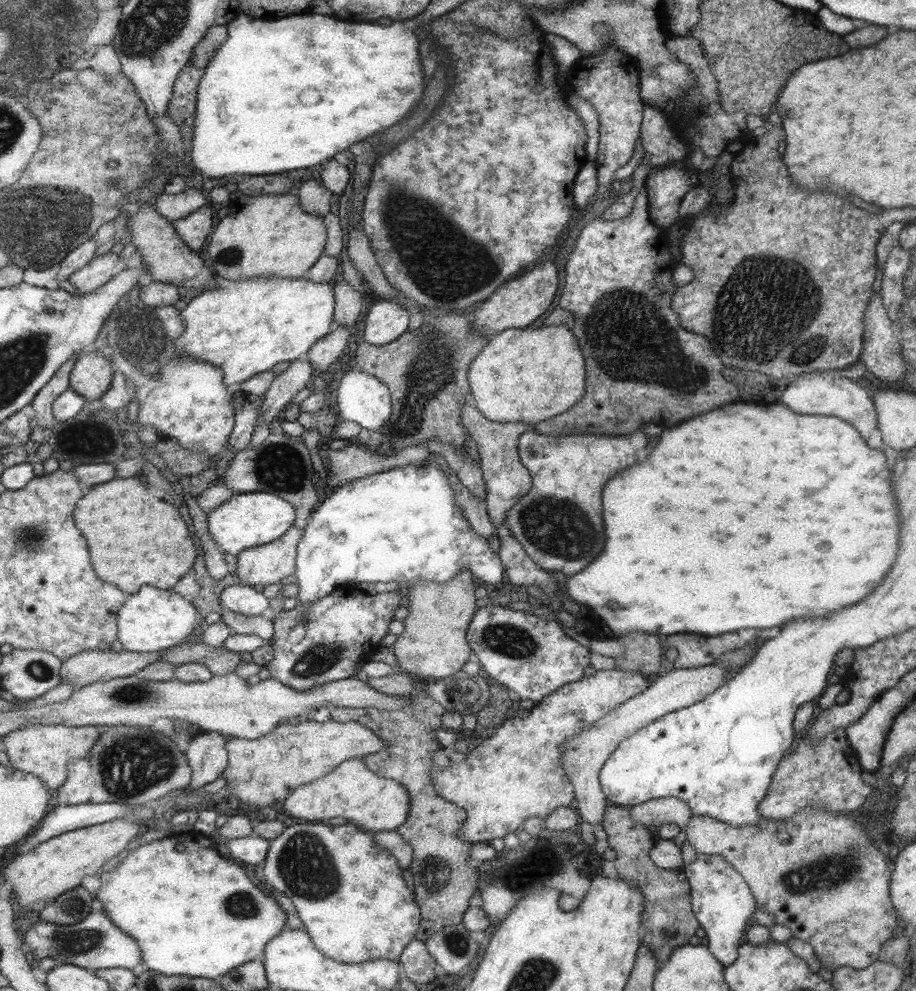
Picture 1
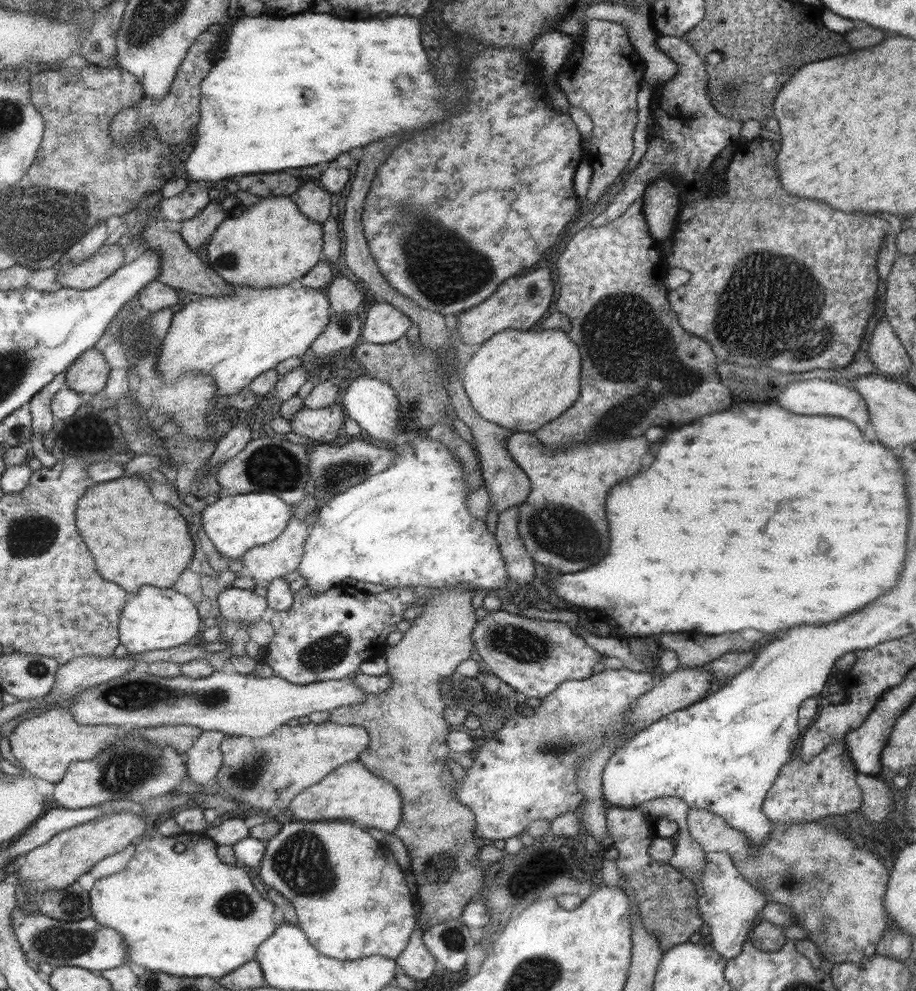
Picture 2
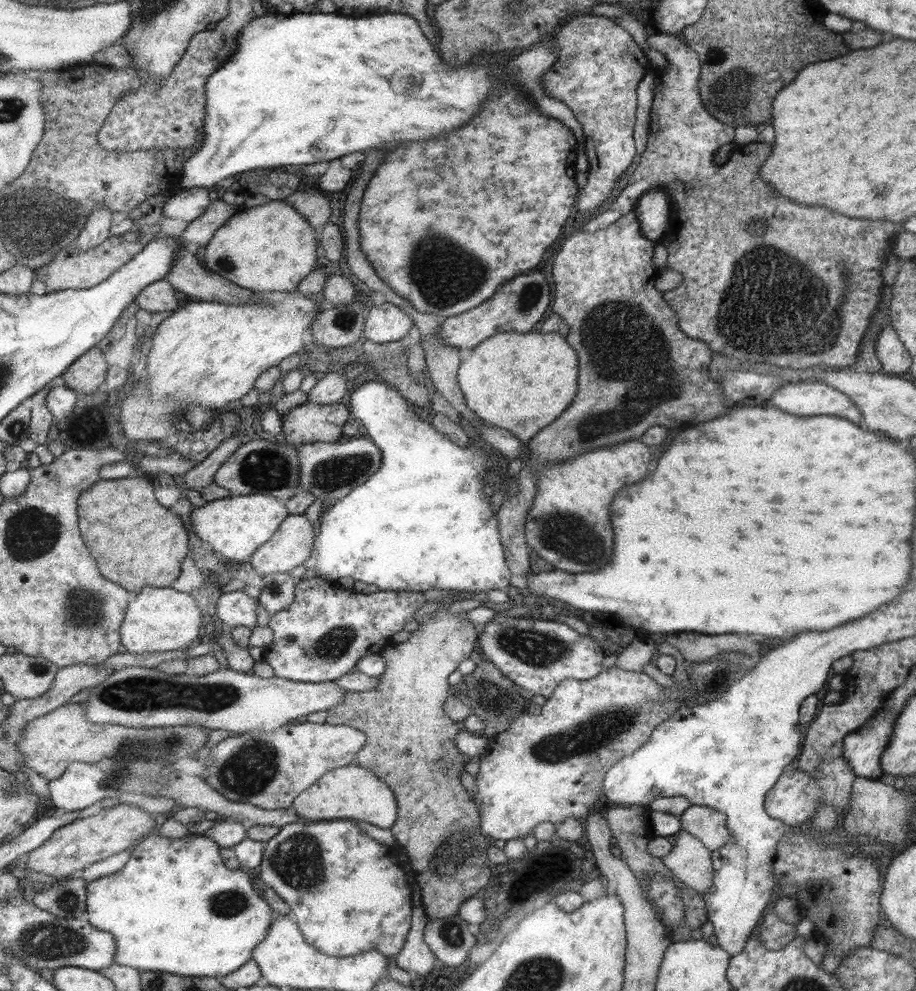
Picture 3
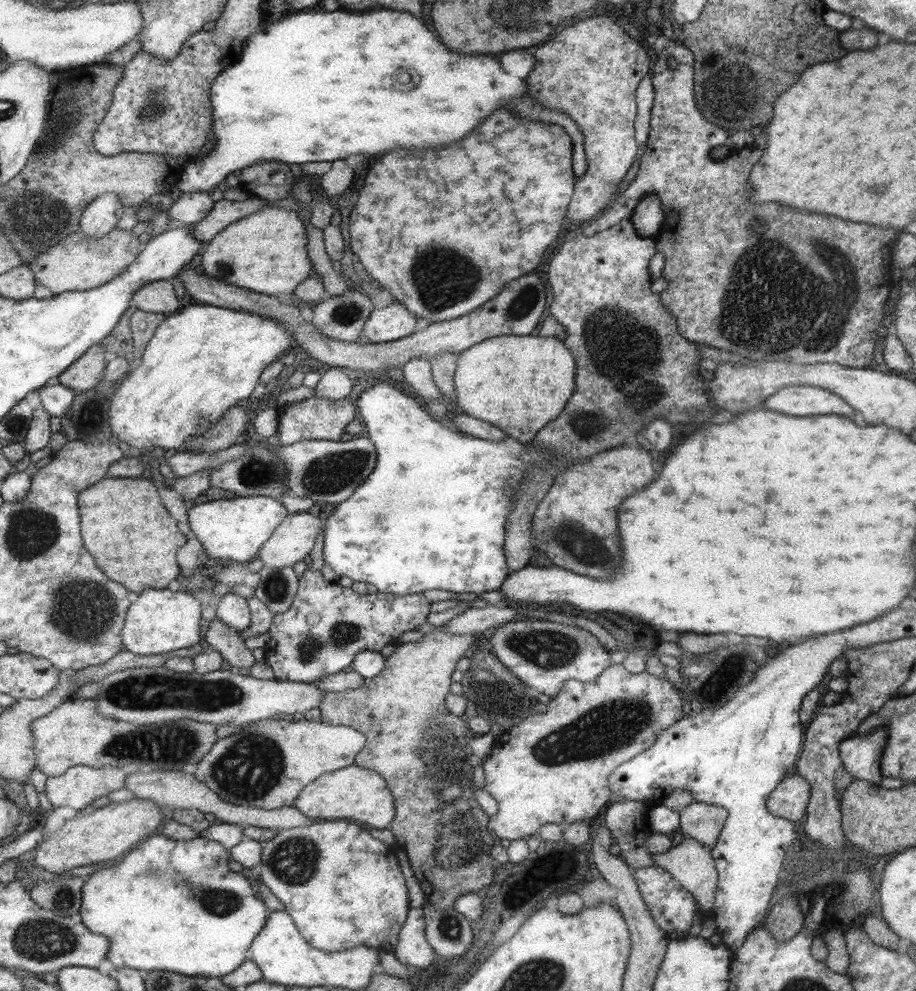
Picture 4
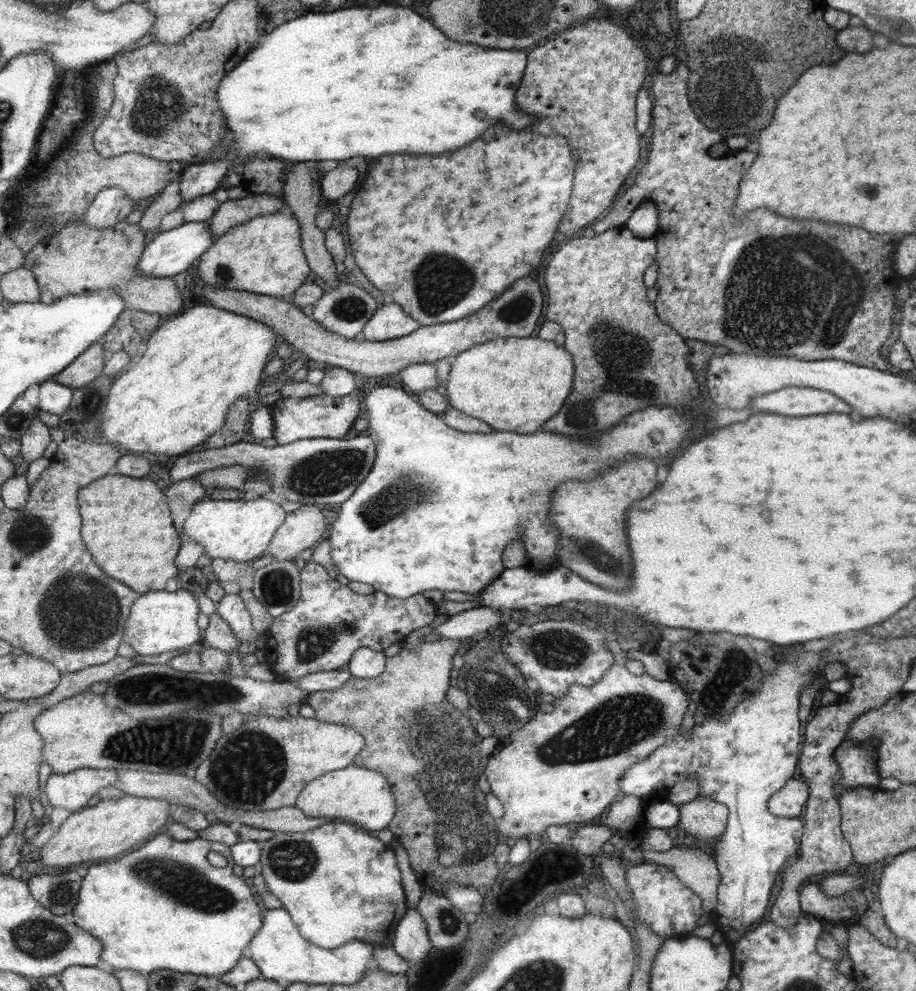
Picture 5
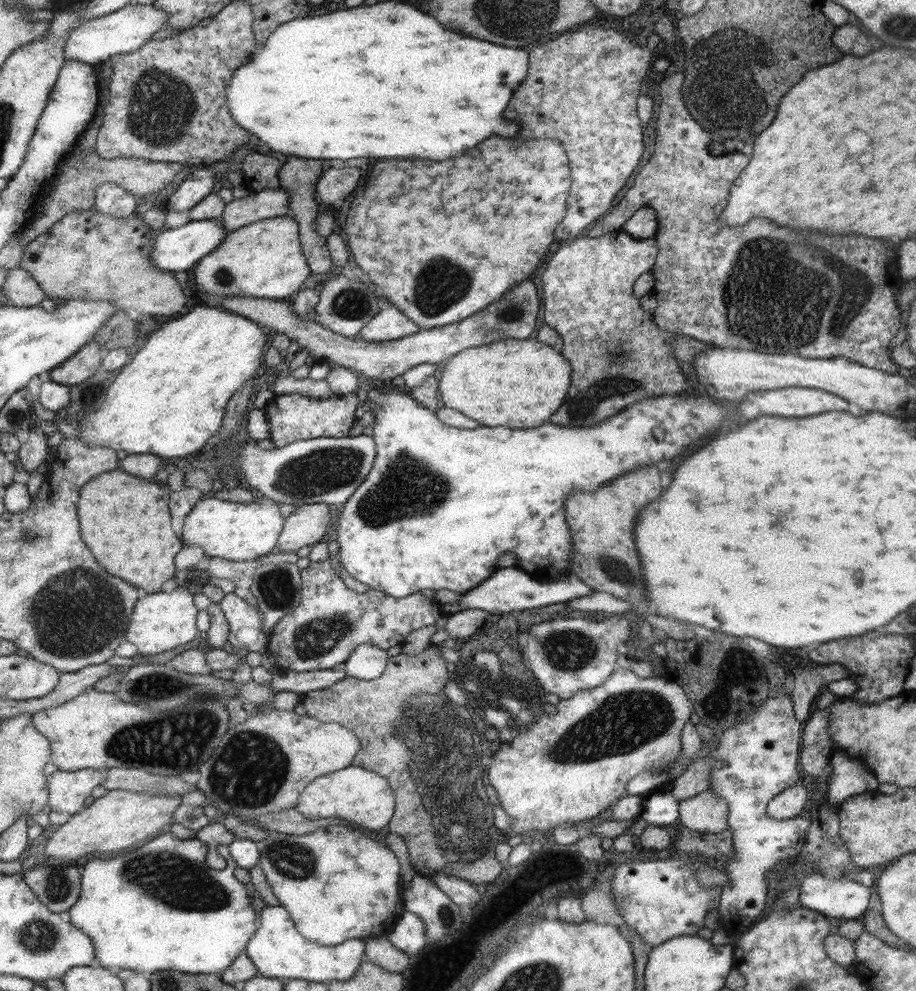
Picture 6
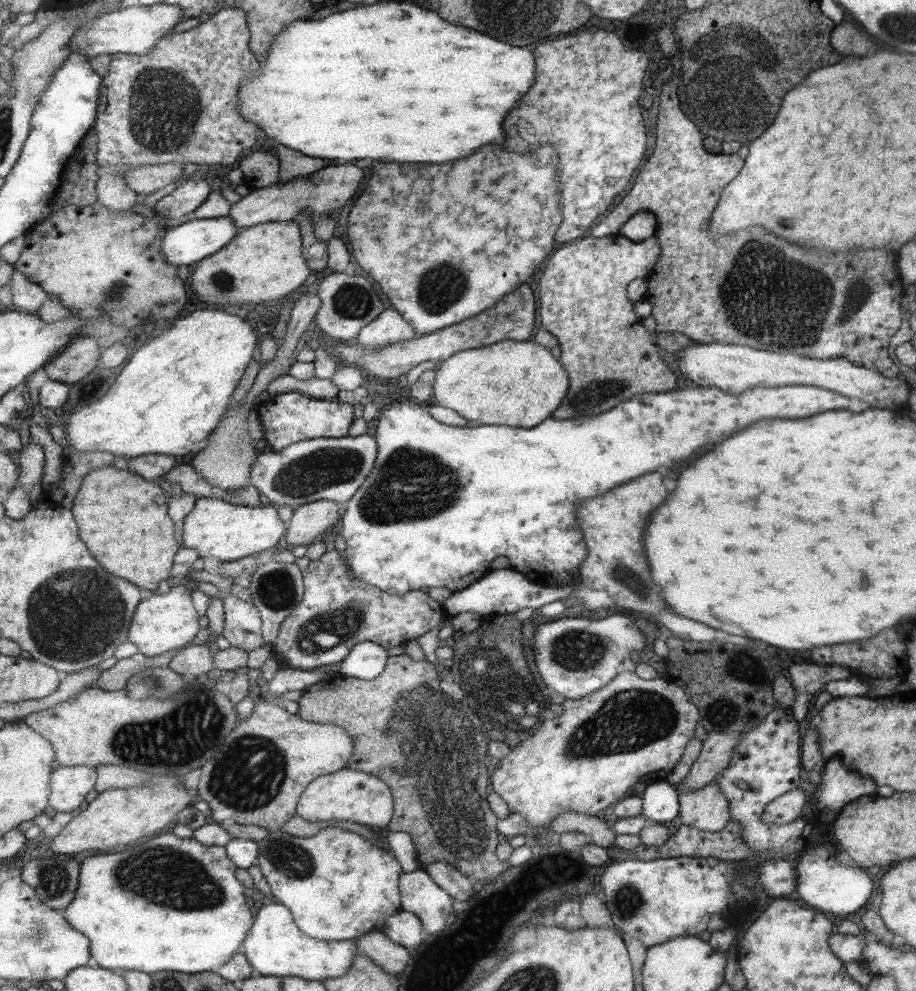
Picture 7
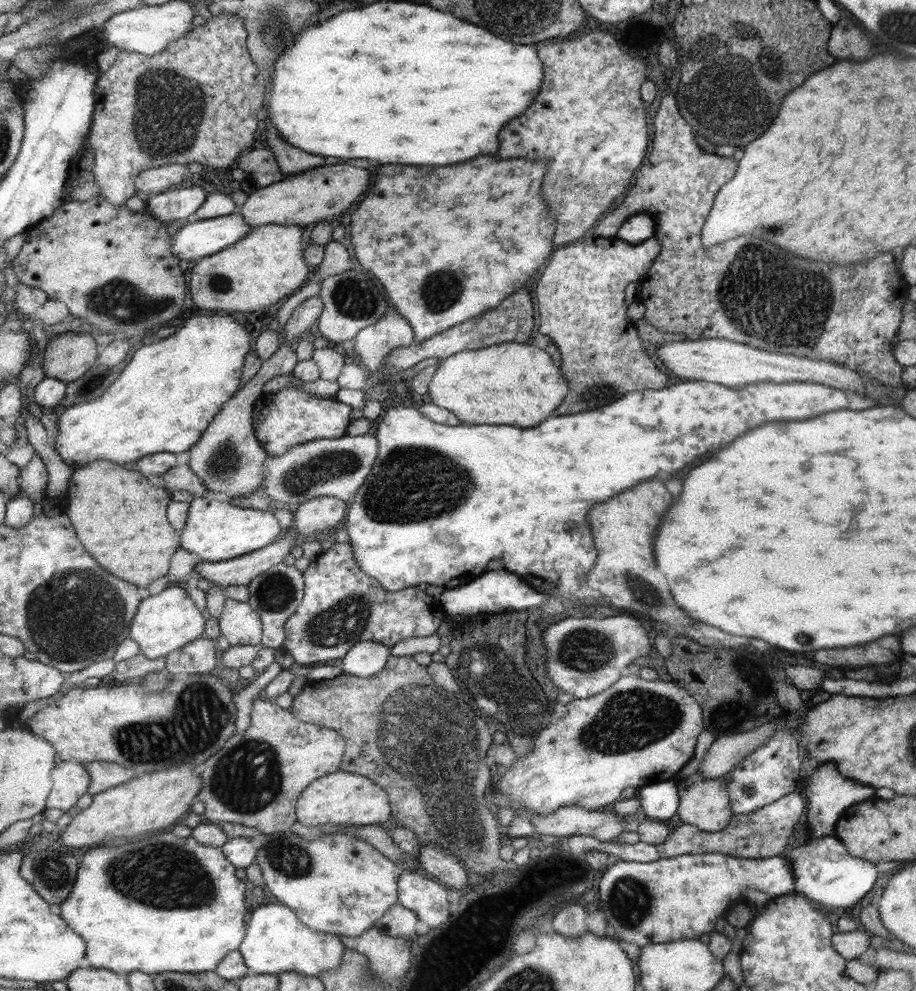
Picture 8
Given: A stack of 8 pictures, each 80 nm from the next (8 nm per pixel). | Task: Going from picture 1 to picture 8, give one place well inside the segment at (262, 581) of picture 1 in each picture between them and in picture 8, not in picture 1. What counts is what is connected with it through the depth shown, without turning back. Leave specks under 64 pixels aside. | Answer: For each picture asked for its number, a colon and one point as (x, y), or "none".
2: (263, 563)
3: (290, 546)
4: (289, 543)
5: (302, 527)
6: (302, 527)
7: (308, 520)
8: (318, 513)

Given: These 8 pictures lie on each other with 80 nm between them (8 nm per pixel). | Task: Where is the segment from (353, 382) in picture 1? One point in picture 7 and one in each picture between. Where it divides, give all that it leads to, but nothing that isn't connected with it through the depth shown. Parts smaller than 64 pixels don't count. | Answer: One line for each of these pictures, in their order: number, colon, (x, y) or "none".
2: (408, 525)
3: (420, 522)
4: (432, 514)
5: (438, 506)
6: (472, 494)
7: (494, 490)

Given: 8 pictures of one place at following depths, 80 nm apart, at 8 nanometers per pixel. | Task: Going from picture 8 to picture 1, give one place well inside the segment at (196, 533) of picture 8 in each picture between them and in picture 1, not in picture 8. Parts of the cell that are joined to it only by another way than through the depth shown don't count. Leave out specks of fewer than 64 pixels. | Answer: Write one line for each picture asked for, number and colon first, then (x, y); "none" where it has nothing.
1: (242, 521)
2: (234, 524)
3: (234, 526)
4: (234, 530)
5: (240, 530)
6: (237, 531)
7: (215, 528)

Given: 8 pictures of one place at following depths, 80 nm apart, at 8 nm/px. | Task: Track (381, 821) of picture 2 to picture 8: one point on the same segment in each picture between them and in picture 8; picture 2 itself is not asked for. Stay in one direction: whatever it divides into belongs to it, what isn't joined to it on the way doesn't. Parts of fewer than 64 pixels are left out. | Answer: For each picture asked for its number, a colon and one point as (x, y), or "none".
3: (350, 792)
4: (355, 794)
5: (361, 795)
6: (353, 793)
7: (350, 795)
8: (340, 798)

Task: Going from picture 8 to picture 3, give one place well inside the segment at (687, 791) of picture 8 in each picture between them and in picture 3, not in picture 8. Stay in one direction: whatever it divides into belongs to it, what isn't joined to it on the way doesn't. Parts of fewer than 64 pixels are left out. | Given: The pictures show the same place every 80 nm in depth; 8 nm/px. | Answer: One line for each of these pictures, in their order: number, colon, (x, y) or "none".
3: (709, 826)
4: (703, 822)
5: (703, 818)
6: (705, 812)
7: (706, 808)

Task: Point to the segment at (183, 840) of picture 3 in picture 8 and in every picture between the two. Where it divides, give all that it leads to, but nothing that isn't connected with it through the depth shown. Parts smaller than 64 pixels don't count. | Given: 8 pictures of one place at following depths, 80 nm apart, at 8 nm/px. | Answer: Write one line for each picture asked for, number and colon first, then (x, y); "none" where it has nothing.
4: (172, 905)
5: (162, 906)
6: (160, 907)
7: (173, 904)
8: (163, 904)

